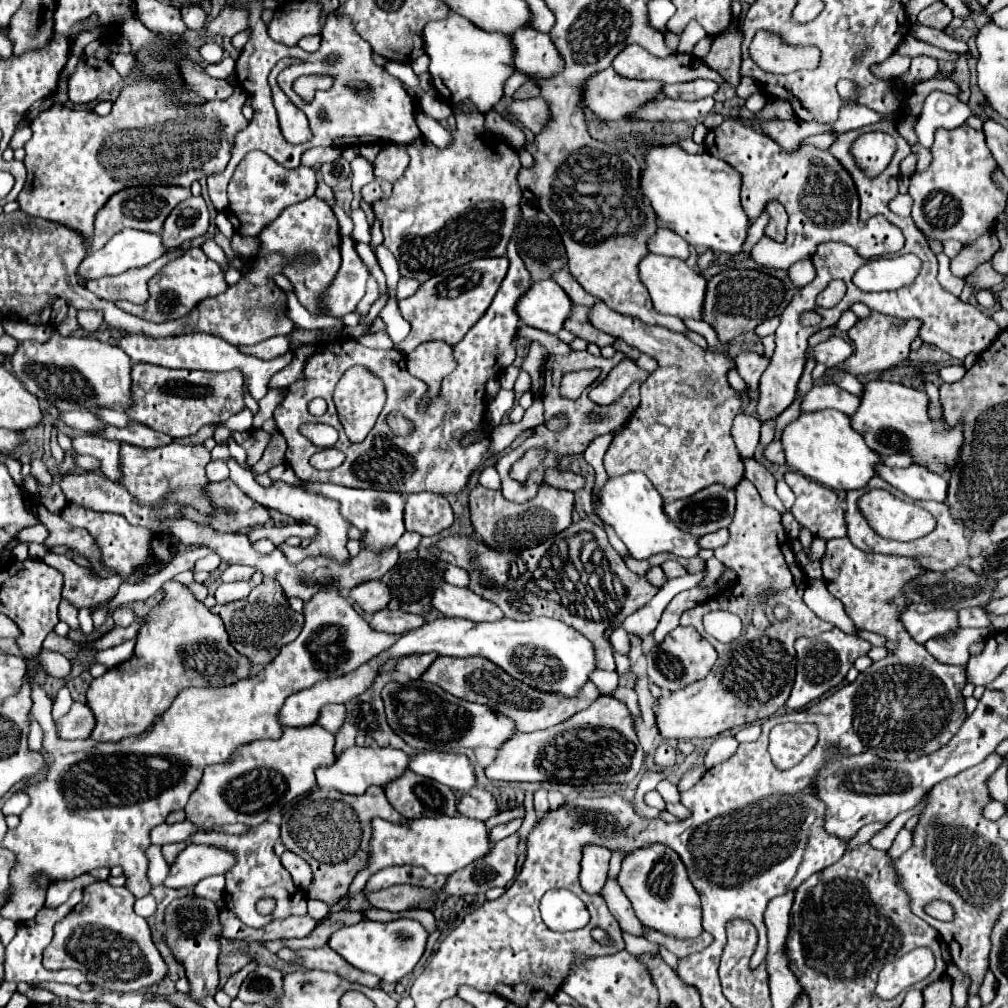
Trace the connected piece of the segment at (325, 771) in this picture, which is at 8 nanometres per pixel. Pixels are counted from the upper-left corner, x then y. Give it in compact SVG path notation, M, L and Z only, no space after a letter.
M347 748L343 754L337 756L337 762L327 768L319 768L317 774L317 784L319 788L335 788L345 794L361 794L369 786L385 786L393 780L397 780L409 766L409 756L403 750L395 748Z

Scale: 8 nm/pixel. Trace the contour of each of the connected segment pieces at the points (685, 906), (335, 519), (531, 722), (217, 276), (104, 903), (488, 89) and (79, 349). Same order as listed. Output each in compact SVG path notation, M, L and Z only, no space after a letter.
M649 844L631 852L623 860L617 880L631 900L635 914L643 926L661 930L663 934L675 938L695 938L703 932L699 894L687 876L683 860L669 846Z
M233 458L227 462L227 466L229 466L229 470L231 470L231 480L257 503L268 509L287 514L287 516L291 516L295 522L309 522L309 524L317 526L319 534L317 534L317 538L315 538L309 546L305 548L292 547L287 543L283 543L277 547L283 552L283 556L285 556L291 564L299 564L301 560L305 560L305 558L315 558L315 556L325 556L325 558L329 558L329 560L333 560L333 562L337 562L337 564L339 564L339 562L341 562L341 564L343 564L343 562L349 564L351 556L349 556L349 552L347 552L347 548L345 548L349 522L345 522L345 518L339 514L339 506L337 506L335 500L329 500L329 498L325 498L325 496L321 496L321 494L305 492L303 488L289 486L289 484L285 484L285 482L273 482L269 488L263 488L261 484L257 484L257 482L253 480L255 476L253 476L249 470L241 468Z
M439 656L429 672L425 672L425 676L421 676L425 682L433 682L439 684L441 688L445 688L445 692L469 700L469 702L479 702L479 704L487 704L491 708L499 706L499 710L507 716L511 716L517 724L517 728L521 732L535 732L535 730L545 730L551 726L561 724L565 718L571 718L573 714L589 708L589 704L593 704L593 700L597 700L599 690L595 688L593 682L587 682L579 696L575 698L563 698L561 694L547 694L547 692L539 692L535 688L529 688L525 684L521 684L519 680L511 678L505 670L501 670L497 664L489 662L487 658L453 658L453 656Z
M189 248L179 260L169 262L167 266L163 266L161 272L155 274L149 280L149 300L145 304L139 306L139 304L131 304L127 300L117 300L115 304L121 310L125 310L133 316L139 316L143 320L167 322L167 320L177 320L177 318L185 316L201 300L205 300L209 296L217 296L225 290L227 290L227 284L223 284L221 268L213 260L209 260L201 248Z
M93 882L83 888L83 900L55 926L53 944L43 952L45 968L77 968L95 986L113 992L135 992L159 982L167 966L151 940L145 918L133 912L133 894L109 882Z
M451 14L445 20L429 22L423 32L425 52L431 58L429 72L433 76L435 90L447 98L447 102L461 104L469 100L479 112L489 112L503 96L505 80L515 72L513 42L501 32L485 32L463 16Z
M55 334L49 342L21 342L17 352L11 356L11 364L15 370L15 376L25 384L25 388L35 394L39 400L49 400L59 412L69 410L91 410L91 408L111 408L119 406L121 410L129 408L133 404L131 396L131 358L113 344L91 340L91 338L77 338L77 336L61 336Z

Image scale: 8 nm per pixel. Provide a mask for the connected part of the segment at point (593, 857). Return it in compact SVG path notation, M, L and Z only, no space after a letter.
M583 846L583 860L581 860L581 886L589 894L601 892L607 870L609 870L611 852L605 846Z

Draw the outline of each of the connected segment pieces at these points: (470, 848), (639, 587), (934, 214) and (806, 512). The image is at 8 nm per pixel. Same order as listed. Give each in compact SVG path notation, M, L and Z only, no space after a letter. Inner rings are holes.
M439 816L439 818L411 820L407 826L395 826L387 820L375 818L369 862L351 882L347 896L355 896L357 892L361 892L365 882L369 880L369 876L379 872L381 868L409 864L409 866L421 866L431 874L449 876L449 874L457 872L459 868L465 868L467 864L487 856L491 852L491 848L493 848L493 844L489 842L489 830L487 830L485 822L481 822L481 820L471 820L465 816L457 816L457 818Z
M589 518L573 522L557 536L521 552L495 552L475 538L447 536L433 546L433 554L439 560L465 568L471 574L469 588L497 604L507 618L549 616L583 632L595 644L597 666L609 672L616 669L616 664L605 630L621 626L629 614L643 608L659 592L645 578L629 572L611 548L603 526ZM605 558L609 560L609 570L605 570Z
M967 124L955 130L937 130L929 152L933 154L929 168L911 176L911 196L897 194L889 202L889 208L899 216L909 216L913 198L913 222L929 240L959 240L969 244L977 236L993 232L997 216L1005 210L1007 194L993 182L997 162L985 144L983 130L973 130Z
M785 472L785 482L797 496L791 514L801 526L809 528L817 538L823 540L847 536L845 510L833 490L797 472Z

